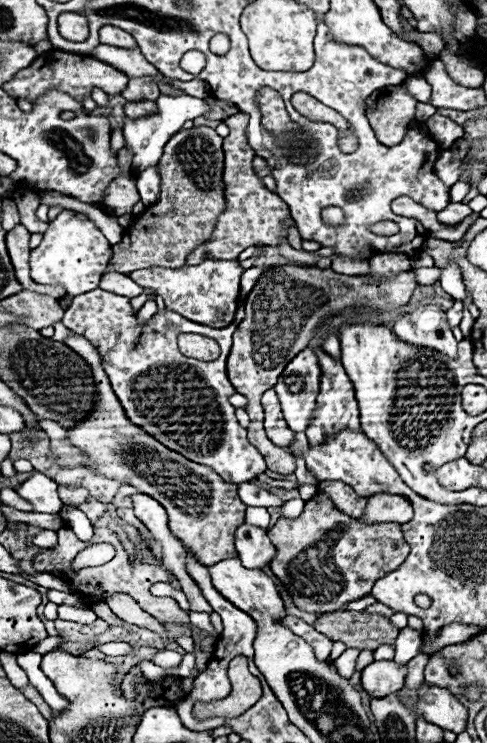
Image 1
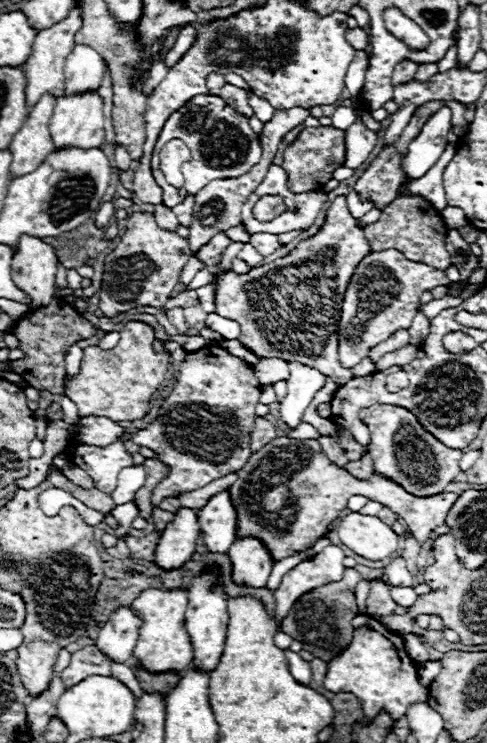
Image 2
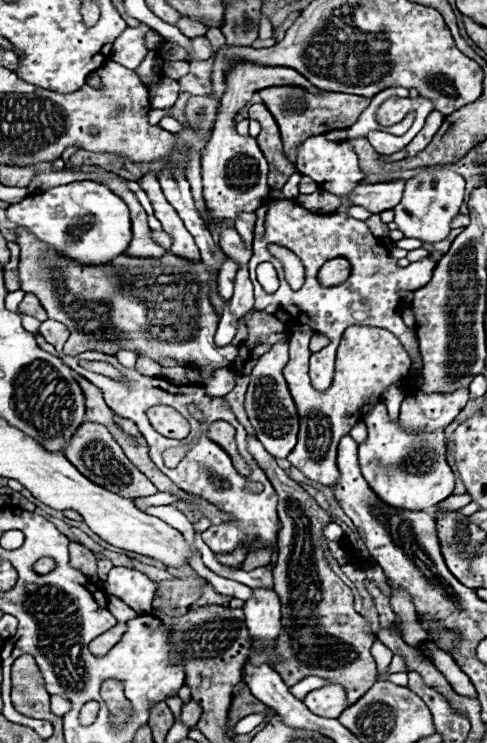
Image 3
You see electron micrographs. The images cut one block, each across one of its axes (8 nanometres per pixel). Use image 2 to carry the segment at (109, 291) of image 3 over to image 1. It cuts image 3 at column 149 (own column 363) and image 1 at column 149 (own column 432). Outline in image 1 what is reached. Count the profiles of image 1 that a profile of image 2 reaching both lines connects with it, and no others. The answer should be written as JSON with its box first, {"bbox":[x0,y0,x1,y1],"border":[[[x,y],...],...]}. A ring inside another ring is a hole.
{"bbox":[130,260,242,328],"border":[[[204,260],[198,266],[180,268],[142,268],[130,274],[136,284],[152,288],[156,294],[160,294],[168,310],[212,328],[224,328],[233,322],[240,292],[240,276],[242,268],[236,260]]]}

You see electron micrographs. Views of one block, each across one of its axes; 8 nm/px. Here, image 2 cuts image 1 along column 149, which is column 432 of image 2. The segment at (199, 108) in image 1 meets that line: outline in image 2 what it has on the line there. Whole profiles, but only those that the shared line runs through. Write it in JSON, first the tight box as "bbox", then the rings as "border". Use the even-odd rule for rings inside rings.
{"bbox":[402,106,452,180],"border":[[[446,106],[428,118],[416,140],[408,144],[408,152],[402,160],[404,178],[418,180],[436,164],[426,160],[438,160],[442,156],[444,146],[448,142],[448,132],[452,128],[450,120],[452,120],[452,112]]]}

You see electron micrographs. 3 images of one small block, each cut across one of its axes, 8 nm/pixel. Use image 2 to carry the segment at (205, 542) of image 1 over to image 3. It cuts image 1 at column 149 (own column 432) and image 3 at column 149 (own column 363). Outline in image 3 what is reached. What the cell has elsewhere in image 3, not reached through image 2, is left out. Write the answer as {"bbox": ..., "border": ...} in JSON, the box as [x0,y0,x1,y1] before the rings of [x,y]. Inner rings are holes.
{"bbox":[148,406,190,438],"border":[[[156,406],[156,408],[150,408],[148,416],[152,426],[166,438],[184,438],[190,432],[188,420],[184,420],[184,416],[180,416],[174,408]]]}

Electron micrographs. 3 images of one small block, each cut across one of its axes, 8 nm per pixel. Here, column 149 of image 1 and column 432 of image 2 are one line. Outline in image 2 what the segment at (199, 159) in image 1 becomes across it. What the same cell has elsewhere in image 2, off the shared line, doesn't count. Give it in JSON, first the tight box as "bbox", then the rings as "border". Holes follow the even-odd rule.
{"bbox":[366,196,450,270],"border":[[[398,196],[382,214],[380,220],[366,226],[366,238],[370,242],[372,250],[388,250],[396,248],[404,256],[416,262],[424,262],[436,270],[446,270],[450,266],[450,254],[444,248],[446,238],[446,224],[442,222],[442,216],[430,206],[428,200],[420,196]]]}

